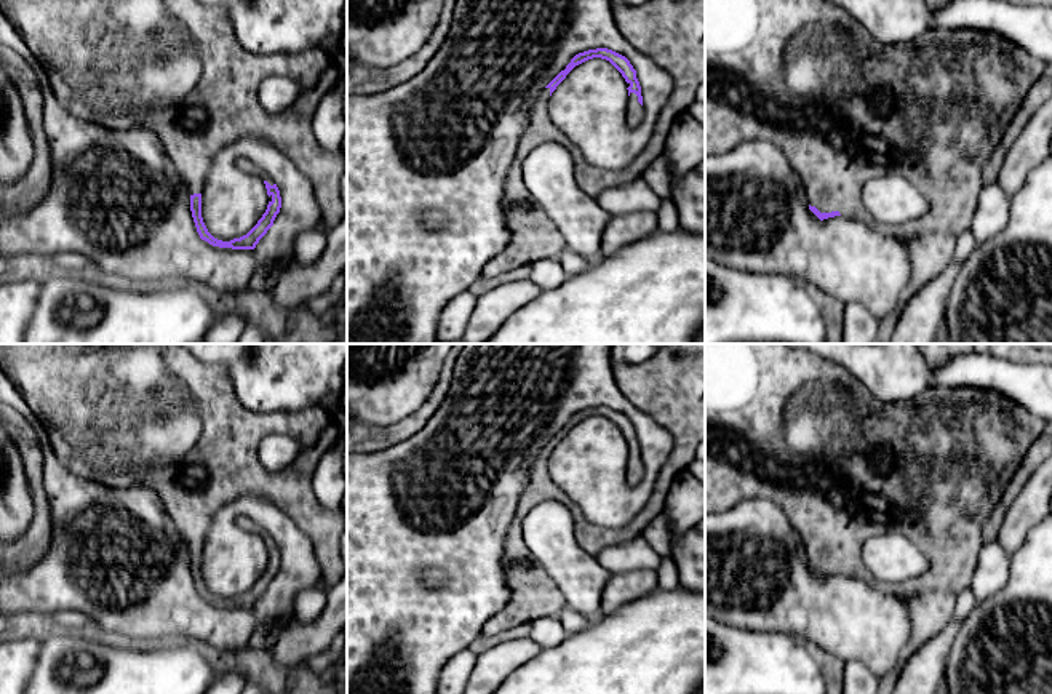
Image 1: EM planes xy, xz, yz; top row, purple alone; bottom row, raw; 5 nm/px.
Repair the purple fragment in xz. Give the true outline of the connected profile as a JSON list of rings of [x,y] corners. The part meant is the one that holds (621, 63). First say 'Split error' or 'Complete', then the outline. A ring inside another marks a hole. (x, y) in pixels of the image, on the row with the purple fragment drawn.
Split error. [[[611,0],[611,6],[620,34],[671,75],[673,94],[659,114],[646,149],[625,170],[596,168],[552,122],[547,110],[552,93],[576,66],[593,58],[606,59],[627,82],[627,123],[636,128],[643,120],[641,86],[630,61],[612,50],[596,48],[576,54],[540,91],[528,114],[526,130],[505,179],[505,222],[512,237],[505,249],[484,265],[483,275],[488,278],[545,257],[558,259],[564,248],[558,227],[532,198],[521,176],[521,163],[534,147],[545,142],[566,147],[576,163],[577,185],[598,198],[606,189],[641,177],[663,154],[671,126],[695,102],[695,91],[705,82],[705,0],[649,0],[640,6],[617,5]]]

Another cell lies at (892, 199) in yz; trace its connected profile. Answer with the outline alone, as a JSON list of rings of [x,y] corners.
[[[886,174],[868,181],[862,190],[863,205],[881,224],[900,225],[922,217],[930,201],[902,174]]]

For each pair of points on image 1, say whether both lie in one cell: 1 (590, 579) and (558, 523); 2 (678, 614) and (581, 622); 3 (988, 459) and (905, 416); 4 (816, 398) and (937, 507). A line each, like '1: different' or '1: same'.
1: same
2: different
3: same
4: same

